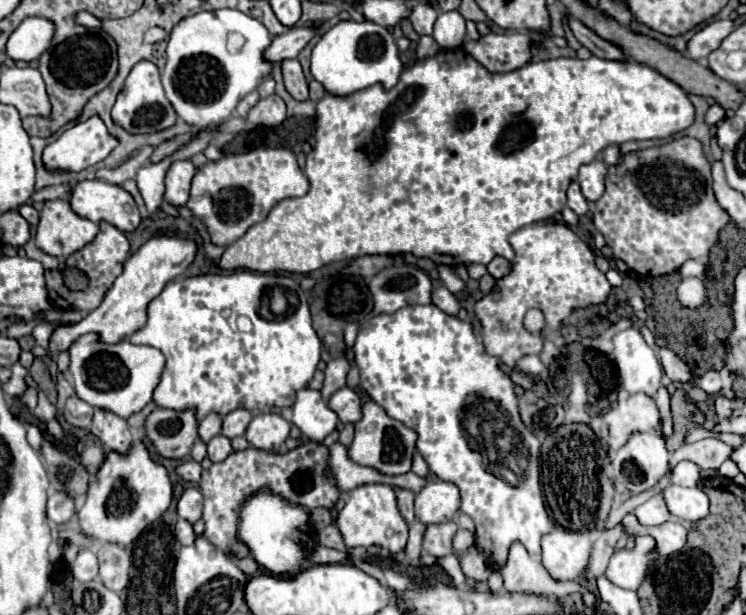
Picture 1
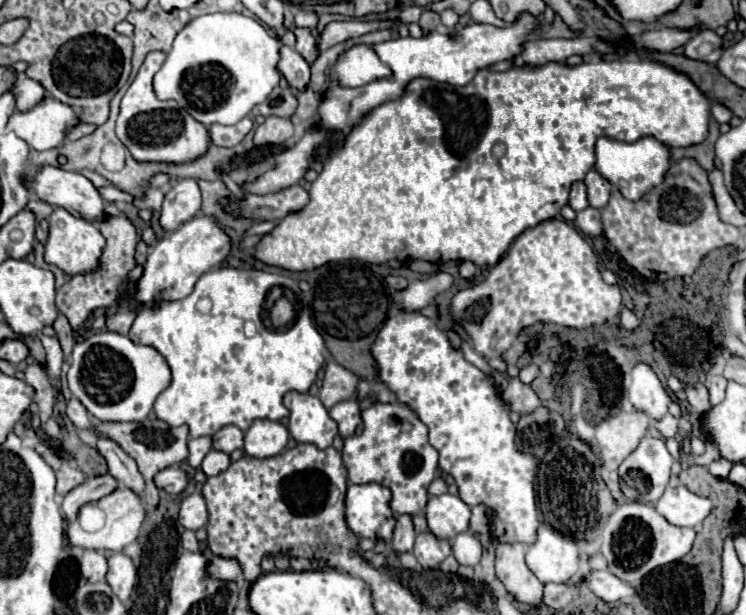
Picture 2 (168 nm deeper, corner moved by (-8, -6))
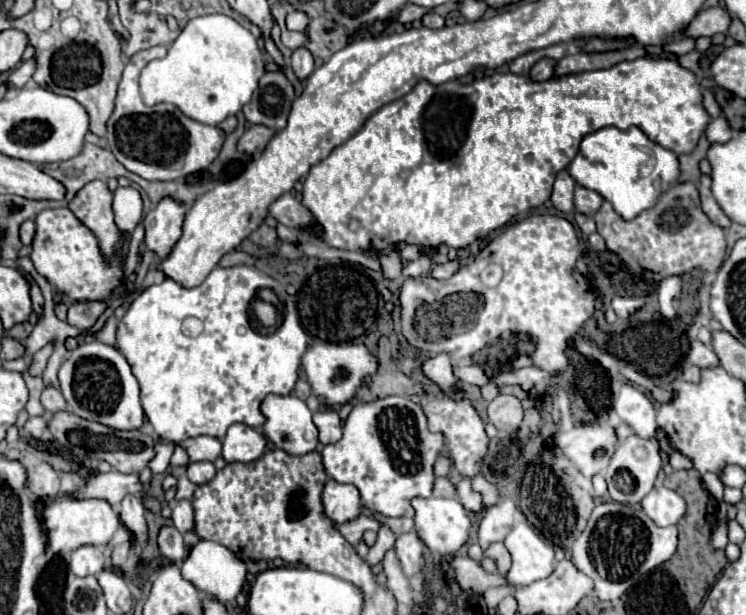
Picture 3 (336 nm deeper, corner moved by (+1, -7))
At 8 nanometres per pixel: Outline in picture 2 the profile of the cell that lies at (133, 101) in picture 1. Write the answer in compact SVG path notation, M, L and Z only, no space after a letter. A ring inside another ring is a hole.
M152 51L146 55L136 79L122 97L120 115L116 119L116 137L128 147L130 155L142 163L190 163L202 157L210 147L208 129L198 123L178 103L158 101L152 91L152 75L162 67L166 53Z

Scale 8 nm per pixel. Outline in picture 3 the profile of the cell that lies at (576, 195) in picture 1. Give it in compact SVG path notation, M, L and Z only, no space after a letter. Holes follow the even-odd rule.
M567 170L559 172L553 186L553 194L551 194L551 202L559 212L571 212L575 208L573 190L575 190L575 180L571 178L571 174Z

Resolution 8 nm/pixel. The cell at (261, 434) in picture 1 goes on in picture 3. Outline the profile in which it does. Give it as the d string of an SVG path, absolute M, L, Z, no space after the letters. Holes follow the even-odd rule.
M233 424L223 438L223 458L227 462L253 462L265 454L263 432L247 424Z

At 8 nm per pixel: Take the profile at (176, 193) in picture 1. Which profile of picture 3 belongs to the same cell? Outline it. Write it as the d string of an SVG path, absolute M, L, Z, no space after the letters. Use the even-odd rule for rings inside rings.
M165 196L143 218L145 244L159 258L165 258L171 252L171 248L175 246L175 242L179 240L183 216L185 216L185 204L179 204L175 198Z

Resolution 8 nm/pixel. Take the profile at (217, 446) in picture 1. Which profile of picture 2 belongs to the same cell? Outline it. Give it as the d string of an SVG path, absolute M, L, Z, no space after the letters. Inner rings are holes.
M210 451L210 453L204 457L200 469L202 469L202 473L204 473L206 477L214 477L214 475L226 471L228 465L230 465L230 457L228 457L226 453L222 453L222 451Z

